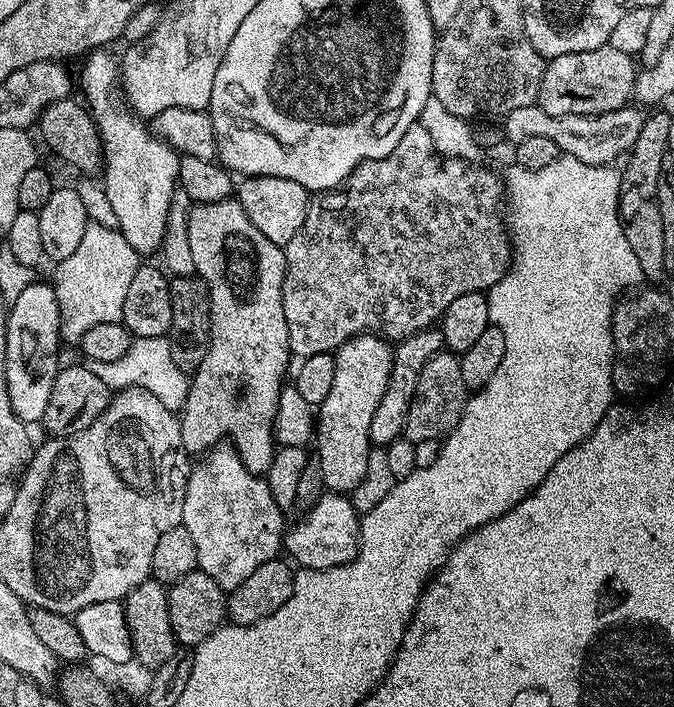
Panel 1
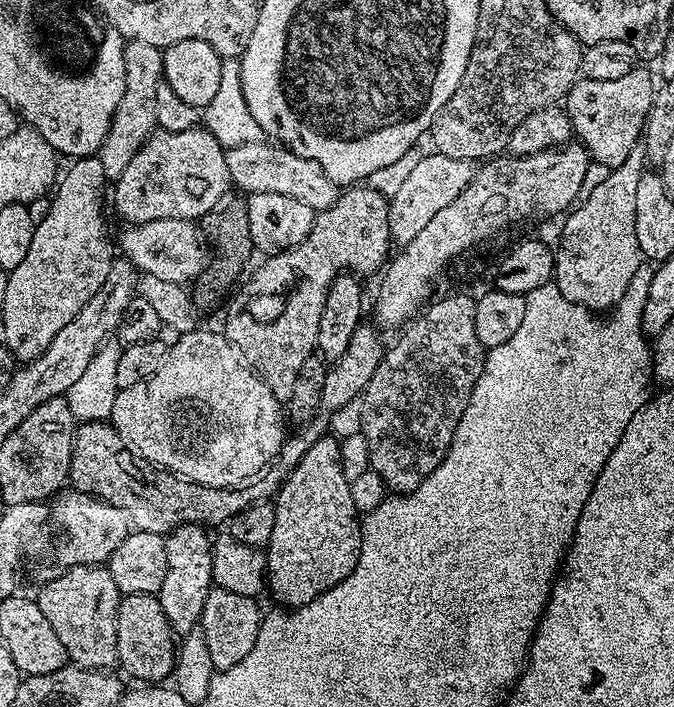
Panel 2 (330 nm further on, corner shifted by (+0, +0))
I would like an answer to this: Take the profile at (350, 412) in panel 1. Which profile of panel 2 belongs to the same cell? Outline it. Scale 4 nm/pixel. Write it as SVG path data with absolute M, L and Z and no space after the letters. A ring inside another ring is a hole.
M325 434L321 436L318 442L314 442L314 446L310 446L310 450L306 450L302 462L298 462L298 466L294 466L294 470L285 476L283 484L280 485L280 491L277 492L274 497L274 503L276 506L274 530L270 533L270 542L266 545L266 555L268 557L266 588L269 593L272 591L273 598L280 603L277 605L283 606L288 610L301 608L304 604L310 603L314 598L318 598L326 590L338 586L338 582L342 582L352 573L360 557L360 529L362 527L362 516L361 513L357 512L354 506L354 498L350 498L350 481L346 478L346 474L342 474L340 440L337 439L337 437L332 437L331 434Z

